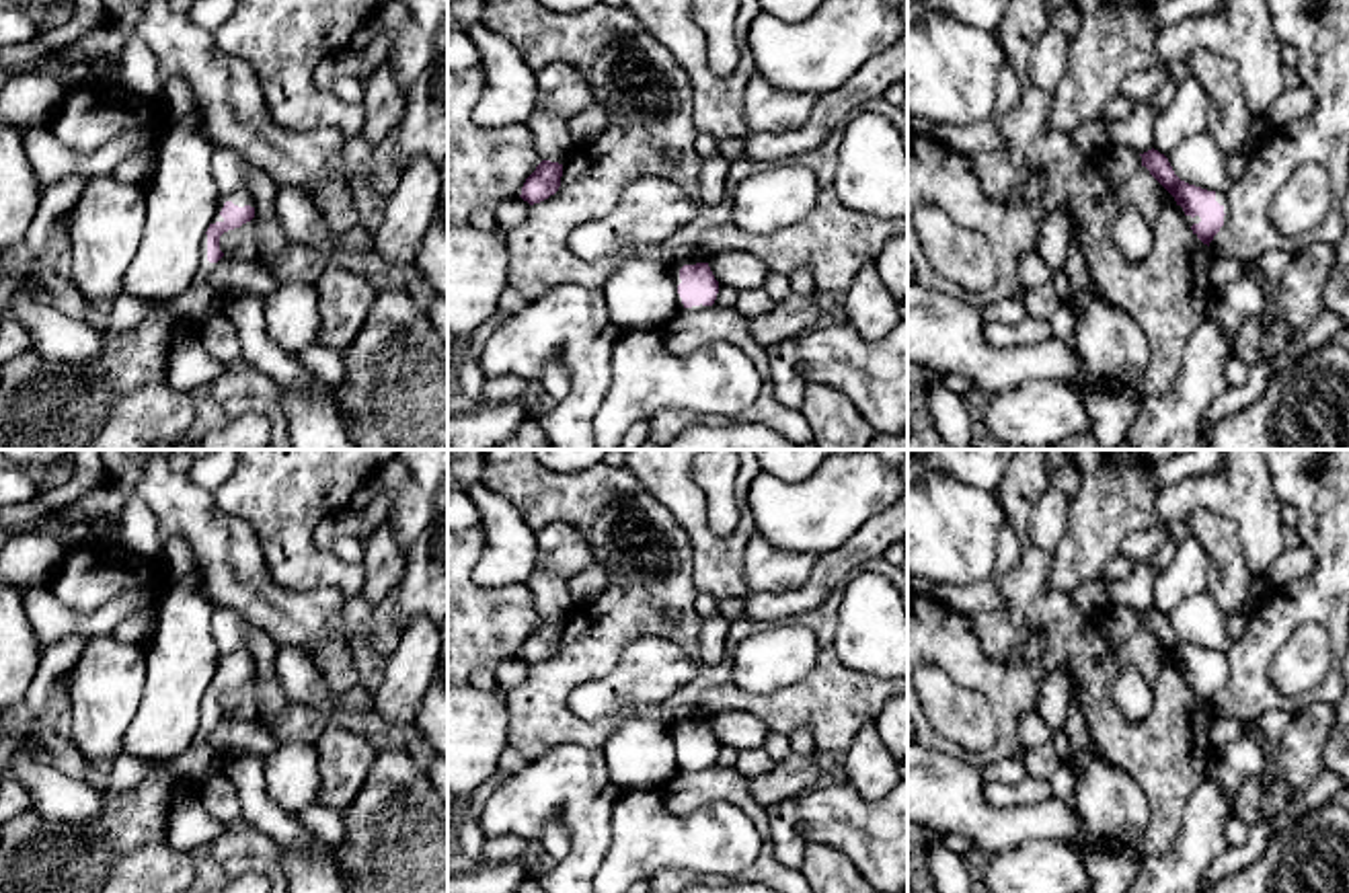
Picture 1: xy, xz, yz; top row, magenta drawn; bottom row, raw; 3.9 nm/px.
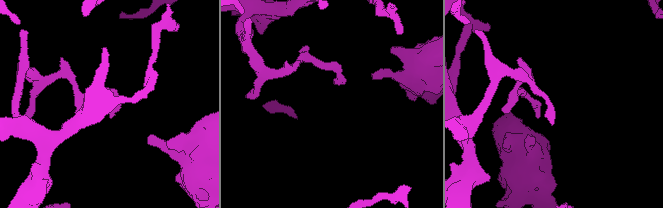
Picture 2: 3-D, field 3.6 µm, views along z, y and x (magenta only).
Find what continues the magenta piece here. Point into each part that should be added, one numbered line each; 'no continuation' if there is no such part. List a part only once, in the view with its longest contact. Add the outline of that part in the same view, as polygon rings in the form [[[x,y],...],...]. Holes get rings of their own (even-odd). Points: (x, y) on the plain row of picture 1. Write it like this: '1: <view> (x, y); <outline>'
1: xy (241, 657); [[[246,649],[244,651],[236,651],[236,653],[228,653],[228,655],[220,655],[218,669],[216,669],[214,677],[211,677],[211,684],[224,682],[224,677],[220,675],[220,671],[222,671],[222,667],[224,667],[226,661],[232,661],[238,667],[244,667],[244,665],[255,667],[255,659],[248,655]]]

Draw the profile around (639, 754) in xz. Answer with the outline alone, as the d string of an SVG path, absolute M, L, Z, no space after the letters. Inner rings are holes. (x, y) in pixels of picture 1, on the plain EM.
M637 712L622 714L602 755L622 792L659 790L678 772L669 727Z

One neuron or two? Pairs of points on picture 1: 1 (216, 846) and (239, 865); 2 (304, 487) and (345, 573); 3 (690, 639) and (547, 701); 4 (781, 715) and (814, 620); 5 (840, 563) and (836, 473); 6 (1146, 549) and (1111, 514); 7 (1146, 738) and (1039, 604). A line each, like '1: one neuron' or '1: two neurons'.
1: two neurons
2: one neuron
3: one neuron
4: one neuron
5: two neurons
6: two neurons
7: one neuron

